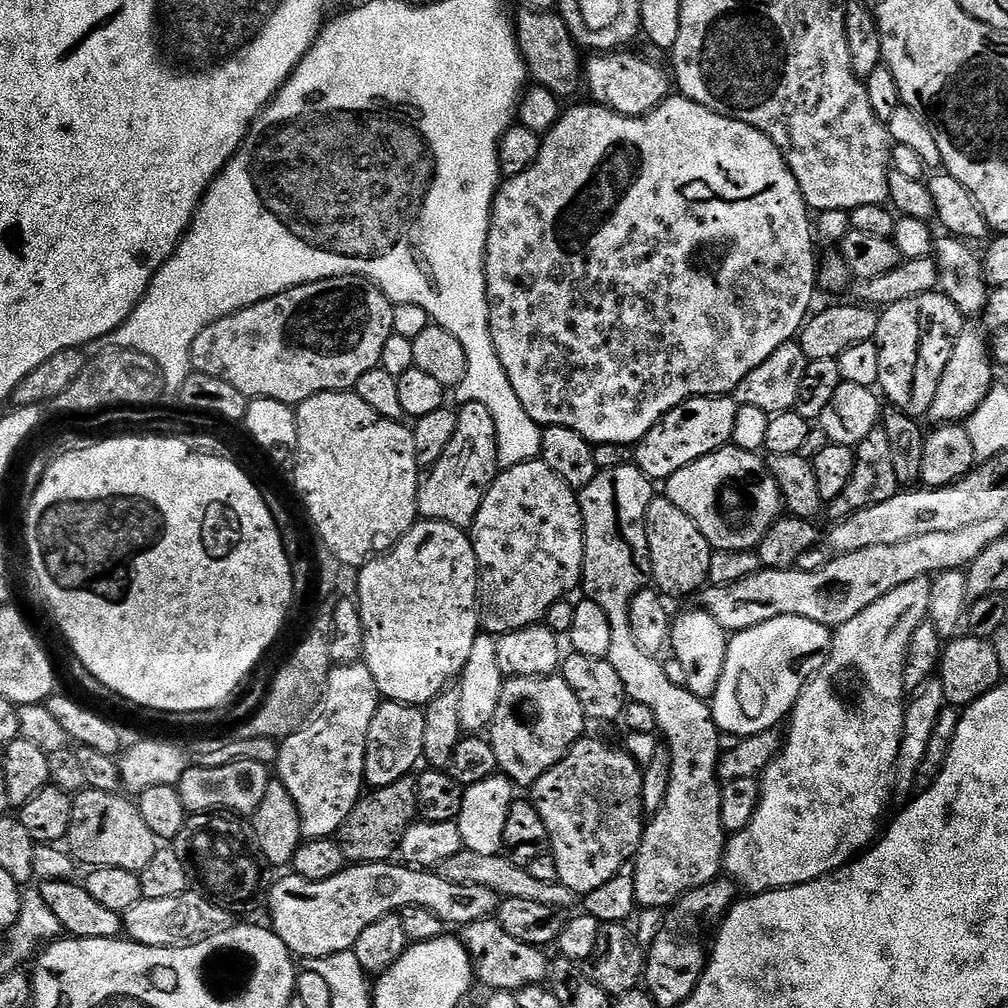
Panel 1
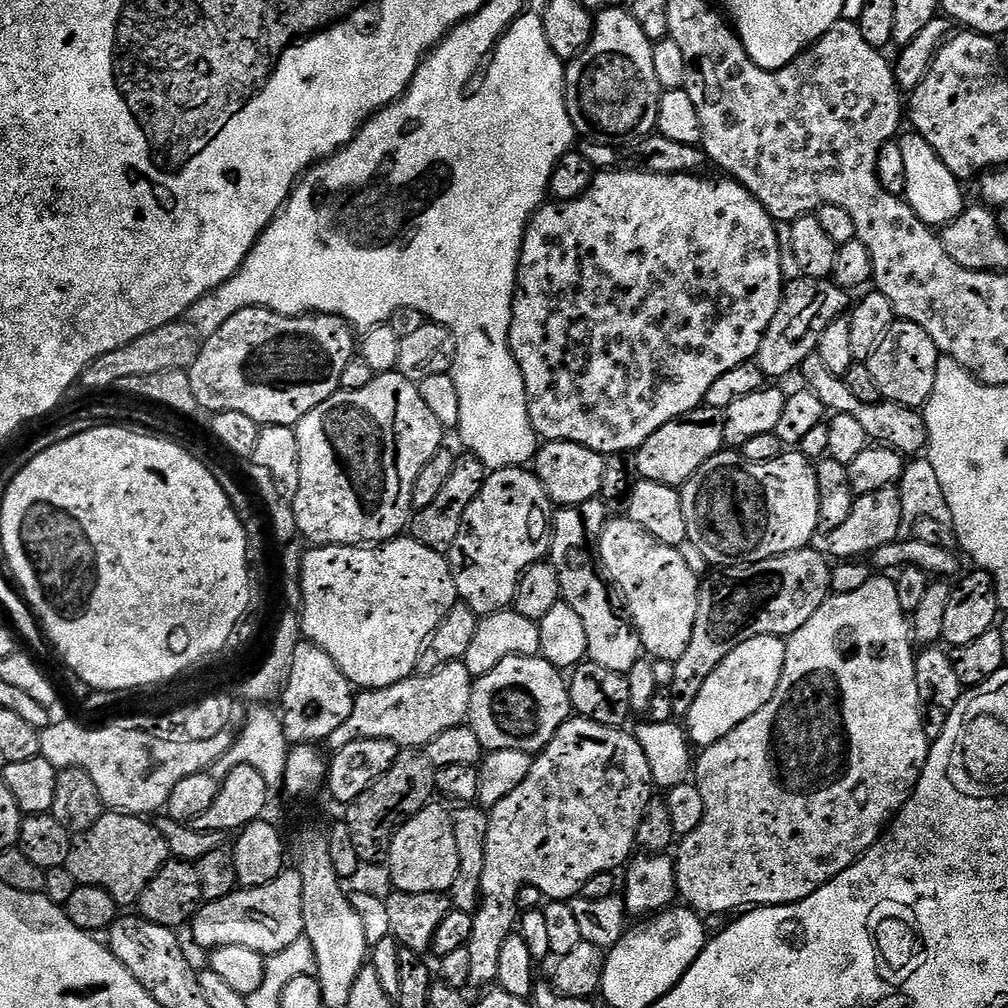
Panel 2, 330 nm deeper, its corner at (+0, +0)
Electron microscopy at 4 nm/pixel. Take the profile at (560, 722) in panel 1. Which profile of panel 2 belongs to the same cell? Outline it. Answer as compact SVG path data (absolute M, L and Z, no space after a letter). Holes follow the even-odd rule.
M543 655L511 656L473 683L466 723L488 752L518 750L539 754L572 715L568 680L561 669Z

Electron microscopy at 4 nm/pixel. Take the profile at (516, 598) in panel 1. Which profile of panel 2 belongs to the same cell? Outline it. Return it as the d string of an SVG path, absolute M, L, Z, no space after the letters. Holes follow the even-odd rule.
M524 466L489 471L482 490L478 490L478 498L470 502L462 517L462 527L458 529L458 538L454 538L454 546L446 553L454 574L457 597L481 618L505 611L515 601L518 582L524 571L551 553L553 527L554 505L535 471Z

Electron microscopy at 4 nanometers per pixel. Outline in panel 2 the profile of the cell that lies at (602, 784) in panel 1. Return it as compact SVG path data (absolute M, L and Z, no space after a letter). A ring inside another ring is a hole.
M573 715L565 722L565 724L563 724L563 726L561 726L561 728L558 730L558 734L555 736L554 739L551 740L549 744L545 746L544 751L539 753L539 755L537 755L535 759L533 759L530 774L526 774L526 778L523 780L523 782L521 782L518 786L514 786L514 790L510 790L510 794L506 794L506 798L502 798L502 802L498 802L498 806L494 806L488 812L488 833L486 834L486 866L484 867L484 869L482 870L482 874L480 875L480 893L482 897L480 898L478 907L473 915L472 921L474 922L474 930L470 934L470 938L468 939L468 943L466 945L467 948L470 950L470 981L473 985L488 984L484 986L492 986L496 984L496 975L498 974L498 961L502 954L502 942L506 942L506 938L513 935L514 929L517 927L518 924L518 901L520 898L521 890L531 886L540 889L540 891L545 894L556 892L552 894L558 894L559 899L568 902L571 901L577 894L583 893L586 882L590 882L590 878L594 878L594 874L602 874L603 872L609 870L620 870L629 863L630 857L633 855L632 847L635 849L638 844L636 835L638 834L638 830L640 829L640 823L642 822L642 818L644 817L644 812L648 808L648 803L650 803L652 799L654 799L654 785L652 782L652 775L650 774L650 762L646 762L646 754L642 750L642 746L636 741L635 735L633 735L631 731L624 731L628 730L625 730L623 727L611 728L610 726L599 724L598 722L594 722L593 720L586 720L582 716Z

